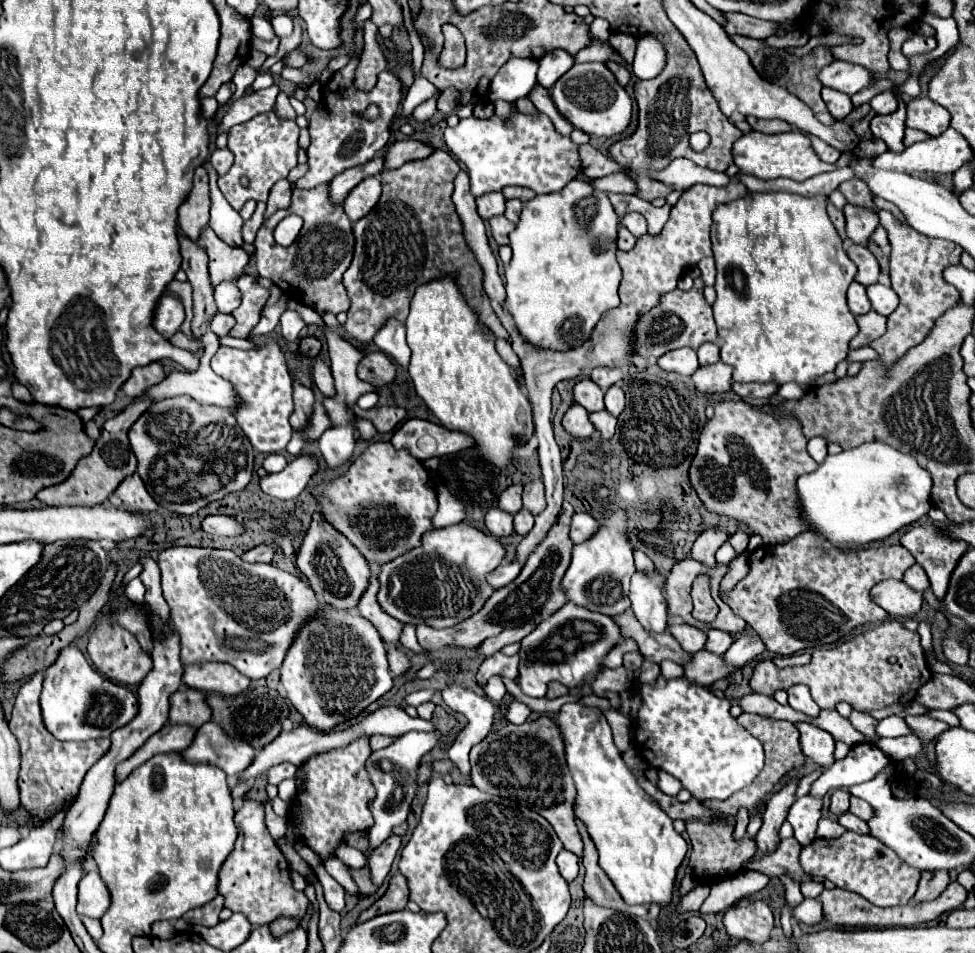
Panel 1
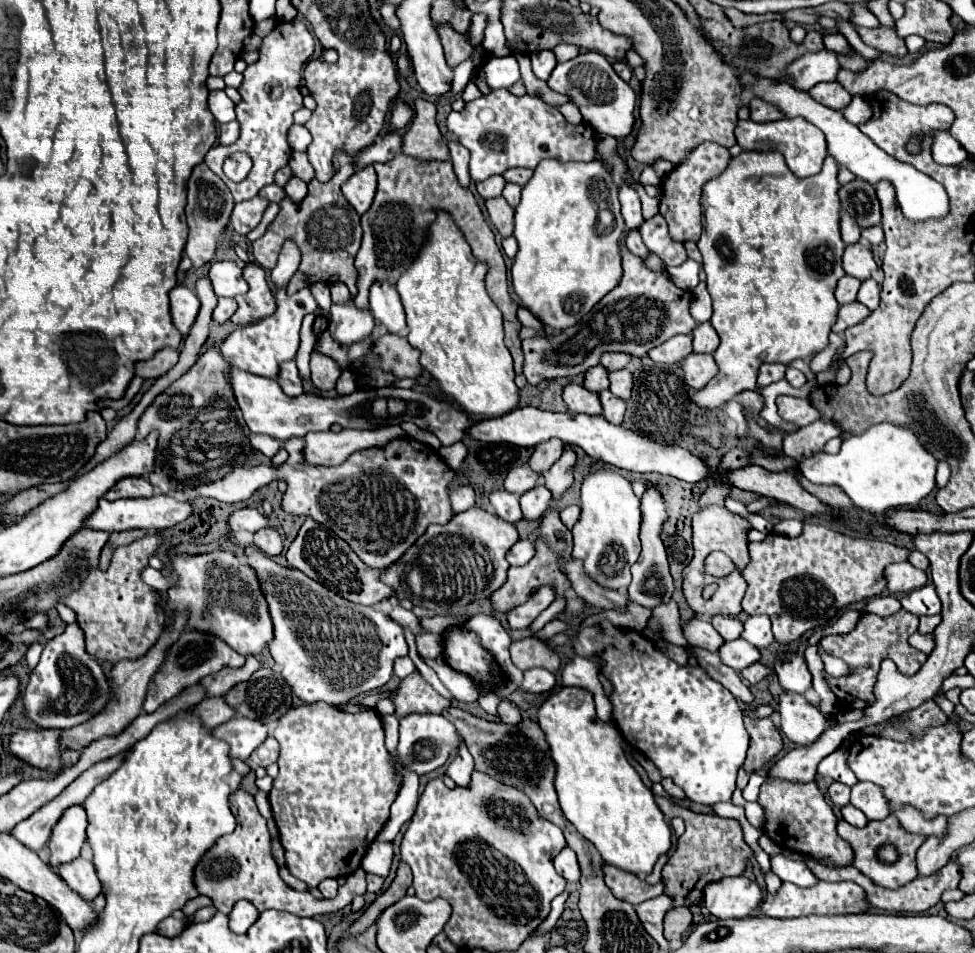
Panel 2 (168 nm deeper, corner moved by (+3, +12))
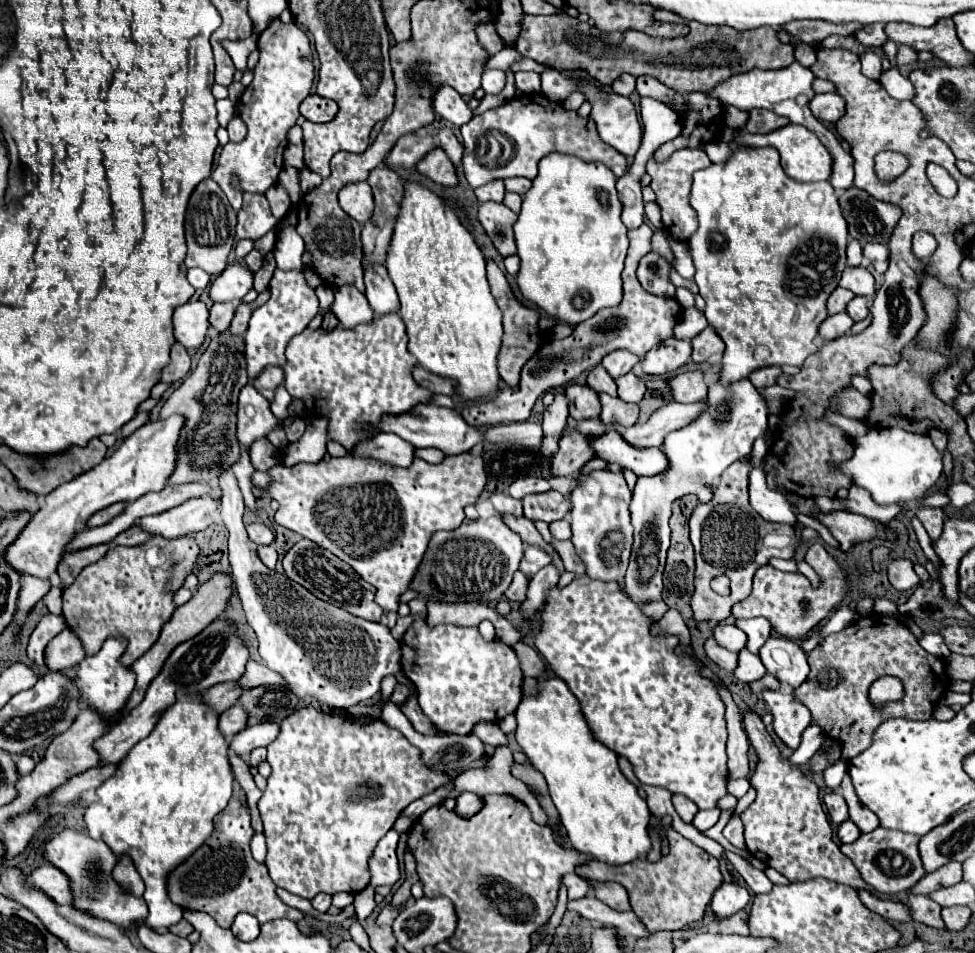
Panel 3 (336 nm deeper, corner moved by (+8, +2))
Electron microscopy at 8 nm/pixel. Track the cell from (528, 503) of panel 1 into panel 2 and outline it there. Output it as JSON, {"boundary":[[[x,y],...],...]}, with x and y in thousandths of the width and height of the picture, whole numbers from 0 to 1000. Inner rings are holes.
{"boundary":[[[560,462],[560,464],[554,464],[548,468],[548,474],[542,483],[542,489],[548,493],[548,495],[558,495],[562,493],[578,474],[578,464],[576,462]]]}

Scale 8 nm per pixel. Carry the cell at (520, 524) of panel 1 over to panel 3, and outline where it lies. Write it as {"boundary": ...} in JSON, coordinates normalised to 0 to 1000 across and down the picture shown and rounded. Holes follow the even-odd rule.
{"boundary":[[[571,514],[543,518],[541,523],[536,523],[536,541],[543,544],[545,548],[575,546],[584,537],[584,533],[586,527],[579,525]]]}

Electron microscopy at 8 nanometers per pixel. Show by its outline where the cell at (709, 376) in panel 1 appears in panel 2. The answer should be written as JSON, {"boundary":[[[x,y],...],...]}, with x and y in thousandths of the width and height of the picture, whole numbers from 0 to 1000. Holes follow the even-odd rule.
{"boundary":[[[708,371],[702,382],[702,399],[712,409],[722,407],[734,392],[734,378],[730,371]]]}

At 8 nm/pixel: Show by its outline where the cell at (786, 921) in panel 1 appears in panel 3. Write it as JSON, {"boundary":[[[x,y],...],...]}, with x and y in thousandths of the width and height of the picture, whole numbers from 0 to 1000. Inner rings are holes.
{"boundary":[[[760,816],[760,818],[748,818],[748,833],[752,833],[752,835],[756,835],[756,837],[762,837],[764,833],[766,833],[766,829],[768,829],[768,818],[766,816]]]}

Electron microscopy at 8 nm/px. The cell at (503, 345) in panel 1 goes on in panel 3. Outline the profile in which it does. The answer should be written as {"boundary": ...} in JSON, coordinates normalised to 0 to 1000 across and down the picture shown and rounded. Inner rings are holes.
{"boundary":[[[659,235],[653,241],[645,241],[645,262],[641,271],[641,283],[639,283],[639,315],[633,321],[614,325],[608,334],[600,336],[598,340],[592,340],[586,348],[586,353],[577,357],[563,357],[553,363],[553,367],[538,380],[534,388],[534,403],[530,411],[514,411],[510,418],[499,422],[487,422],[483,426],[477,426],[473,430],[473,437],[479,441],[479,445],[493,449],[502,445],[514,445],[514,443],[534,443],[541,441],[545,434],[545,428],[553,416],[557,416],[565,407],[575,407],[582,401],[588,401],[592,395],[596,395],[600,388],[610,386],[618,374],[627,371],[627,367],[645,367],[647,371],[653,371],[659,376],[670,363],[674,363],[678,357],[684,357],[690,353],[690,344],[698,332],[698,321],[690,313],[678,313],[672,311],[655,298],[651,290],[651,279],[655,273],[668,262],[668,237]]]}

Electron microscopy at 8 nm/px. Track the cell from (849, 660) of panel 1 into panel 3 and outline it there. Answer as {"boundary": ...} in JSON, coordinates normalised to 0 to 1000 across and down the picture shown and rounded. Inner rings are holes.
{"boundary":[[[891,644],[883,646],[881,655],[873,655],[867,661],[848,667],[830,686],[832,705],[824,720],[815,724],[815,730],[832,745],[834,758],[844,764],[850,774],[865,781],[865,797],[873,797],[893,781],[893,772],[902,761],[912,753],[953,756],[957,745],[971,724],[971,699],[969,693],[949,684],[930,657],[916,646]],[[908,707],[924,711],[928,730],[920,739],[897,743],[891,737],[891,720]]]}

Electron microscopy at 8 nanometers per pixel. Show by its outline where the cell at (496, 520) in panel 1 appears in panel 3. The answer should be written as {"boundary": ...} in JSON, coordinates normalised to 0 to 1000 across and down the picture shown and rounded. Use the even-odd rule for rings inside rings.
{"boundary":[[[504,518],[502,525],[504,525],[504,529],[508,531],[508,535],[510,535],[512,541],[520,541],[520,539],[524,539],[524,541],[528,541],[528,544],[536,541],[534,525],[528,525],[528,523],[520,520],[520,518]]]}

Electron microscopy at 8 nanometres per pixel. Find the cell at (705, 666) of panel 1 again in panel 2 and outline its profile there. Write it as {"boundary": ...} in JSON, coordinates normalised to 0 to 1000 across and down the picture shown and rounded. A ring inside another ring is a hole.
{"boundary":[[[755,669],[751,674],[745,674],[741,680],[738,680],[738,690],[745,699],[753,701],[755,705],[761,705],[763,701],[775,697],[779,693],[779,682],[775,678],[771,678],[769,674],[763,674],[761,669]]]}

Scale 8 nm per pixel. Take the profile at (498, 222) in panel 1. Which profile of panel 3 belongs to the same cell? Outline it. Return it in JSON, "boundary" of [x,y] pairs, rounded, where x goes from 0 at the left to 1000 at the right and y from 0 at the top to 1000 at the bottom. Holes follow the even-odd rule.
{"boundary":[[[499,212],[491,216],[491,233],[495,235],[497,243],[502,246],[504,254],[508,256],[508,260],[516,271],[530,264],[526,241],[524,241],[528,231],[530,231],[530,225],[524,222],[518,214]]]}

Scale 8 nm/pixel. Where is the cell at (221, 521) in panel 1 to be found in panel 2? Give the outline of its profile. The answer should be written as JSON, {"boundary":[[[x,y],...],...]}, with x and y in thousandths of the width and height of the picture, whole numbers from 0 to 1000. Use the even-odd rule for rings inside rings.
{"boundary":[[[248,533],[248,535],[244,535],[236,541],[236,554],[240,558],[252,556],[252,558],[261,560],[261,558],[273,554],[273,552],[275,552],[275,544],[261,533]]]}

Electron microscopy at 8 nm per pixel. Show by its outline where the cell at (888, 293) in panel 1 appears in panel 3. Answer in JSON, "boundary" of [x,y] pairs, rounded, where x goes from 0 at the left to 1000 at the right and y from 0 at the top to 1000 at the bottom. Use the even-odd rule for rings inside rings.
{"boundary":[[[877,311],[871,319],[869,319],[869,329],[877,336],[883,338],[891,332],[891,321],[889,321],[889,313],[887,311]]]}

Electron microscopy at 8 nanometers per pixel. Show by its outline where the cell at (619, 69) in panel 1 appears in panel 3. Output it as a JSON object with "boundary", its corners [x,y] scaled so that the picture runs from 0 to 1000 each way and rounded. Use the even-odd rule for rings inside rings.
{"boundary":[[[639,78],[635,80],[629,88],[627,88],[627,94],[637,99],[637,101],[647,101],[649,94],[651,94],[651,82],[647,78]]]}

